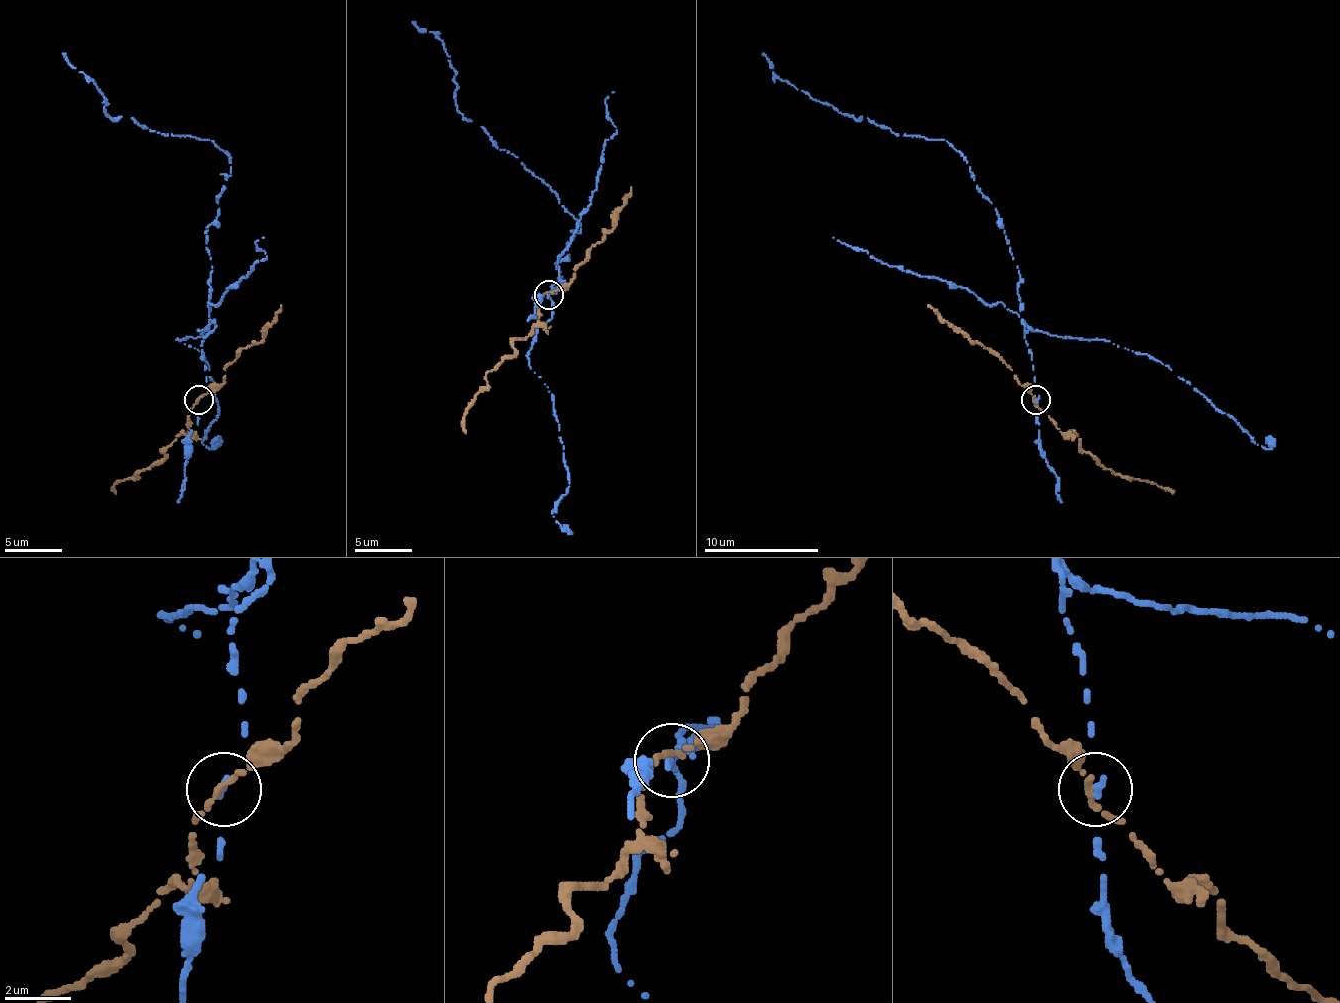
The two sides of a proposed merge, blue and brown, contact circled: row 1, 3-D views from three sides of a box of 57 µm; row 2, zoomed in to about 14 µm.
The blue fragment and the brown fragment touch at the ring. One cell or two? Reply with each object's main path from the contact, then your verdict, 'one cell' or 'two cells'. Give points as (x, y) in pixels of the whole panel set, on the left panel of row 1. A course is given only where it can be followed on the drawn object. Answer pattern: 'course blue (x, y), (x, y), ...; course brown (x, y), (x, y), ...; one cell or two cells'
course blue (198, 400), (201, 340), (215, 326), (207, 228), (230, 156), (210, 139), (112, 119), (63, 52); course brown (198, 400), (189, 409), (189, 429), (164, 449), (161, 461), (138, 475), (118, 481), (115, 493); two cells

